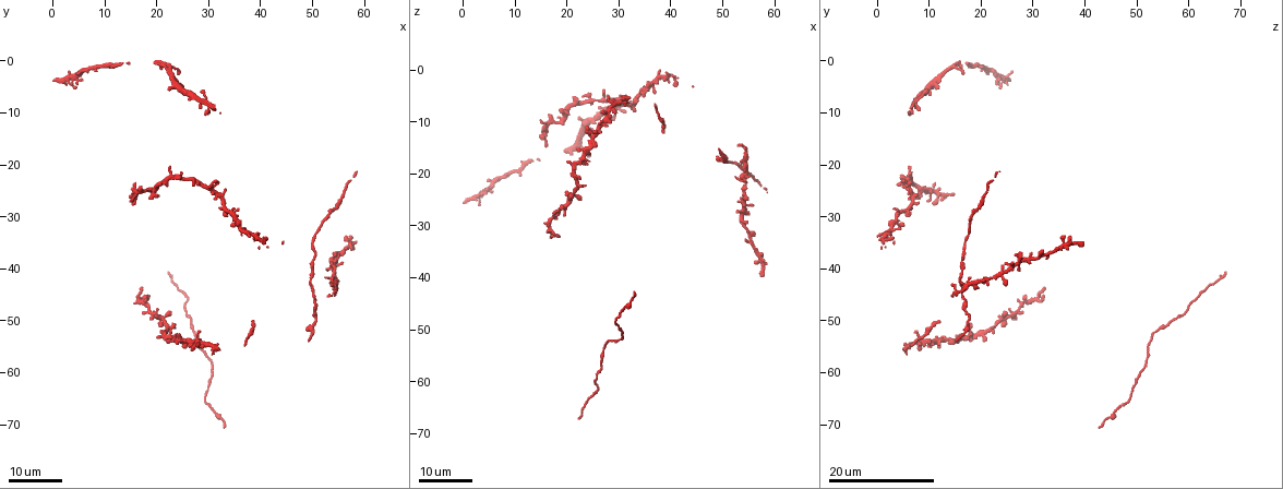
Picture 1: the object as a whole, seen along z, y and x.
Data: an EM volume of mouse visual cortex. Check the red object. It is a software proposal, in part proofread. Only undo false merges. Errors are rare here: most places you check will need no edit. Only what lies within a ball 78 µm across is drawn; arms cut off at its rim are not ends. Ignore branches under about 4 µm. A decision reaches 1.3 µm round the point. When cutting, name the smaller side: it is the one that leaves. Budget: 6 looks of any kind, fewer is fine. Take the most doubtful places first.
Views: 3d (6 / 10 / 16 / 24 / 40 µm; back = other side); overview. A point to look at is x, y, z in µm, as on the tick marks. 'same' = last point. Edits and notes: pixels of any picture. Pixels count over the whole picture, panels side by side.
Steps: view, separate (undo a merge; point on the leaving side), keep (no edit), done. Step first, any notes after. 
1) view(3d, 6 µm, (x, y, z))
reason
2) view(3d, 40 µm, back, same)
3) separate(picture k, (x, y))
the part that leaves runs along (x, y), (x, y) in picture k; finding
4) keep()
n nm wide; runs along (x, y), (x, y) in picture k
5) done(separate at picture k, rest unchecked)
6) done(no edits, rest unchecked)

view(3d, 16 µm, (18.0, 47.5, 27.0))
three arms meet

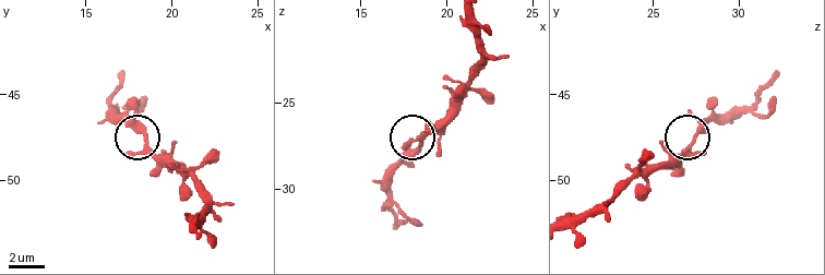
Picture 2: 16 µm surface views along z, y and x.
view(3d, 6 µm, (18.5, 47.7, 27.2))

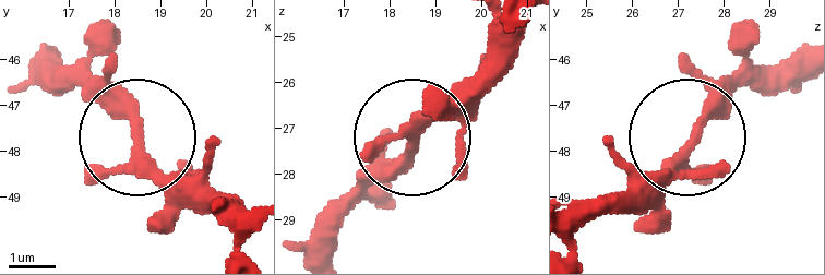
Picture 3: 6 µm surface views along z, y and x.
view(3d, 6 µm, back, (18.50, 47.80, 27.25))
other side

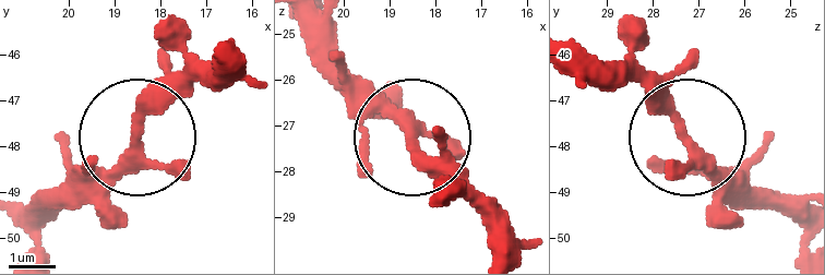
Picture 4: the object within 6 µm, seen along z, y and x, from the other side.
keep()
runs along (301, 21), (470, 204) in picture 4; all the same neuron

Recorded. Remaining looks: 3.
view(3d, 24 µm, (24.5, 21.5, 6.0))
three arms meet

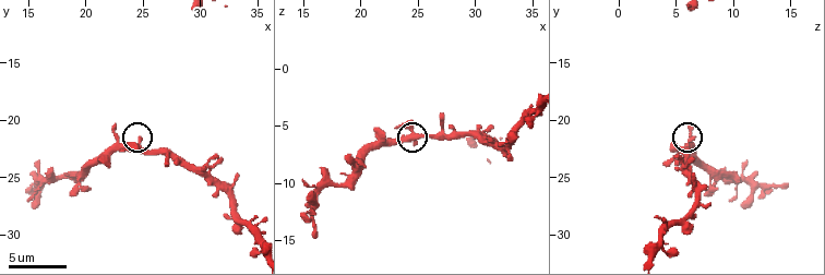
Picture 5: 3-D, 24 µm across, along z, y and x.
view(3d, 10 µm, (24.6, 21.8, 6.4))

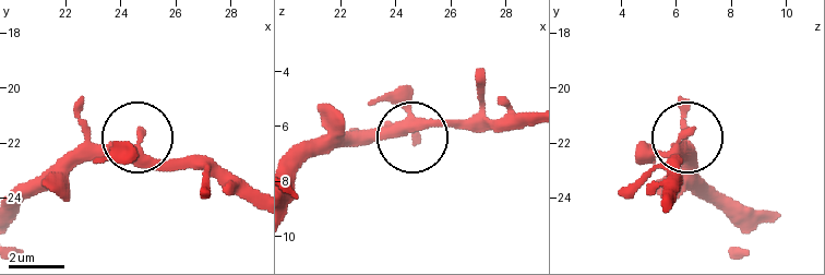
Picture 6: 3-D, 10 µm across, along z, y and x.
keep()
side arm 15 µm; one neuron here

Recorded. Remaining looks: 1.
done(no edits, rest unchecked)

